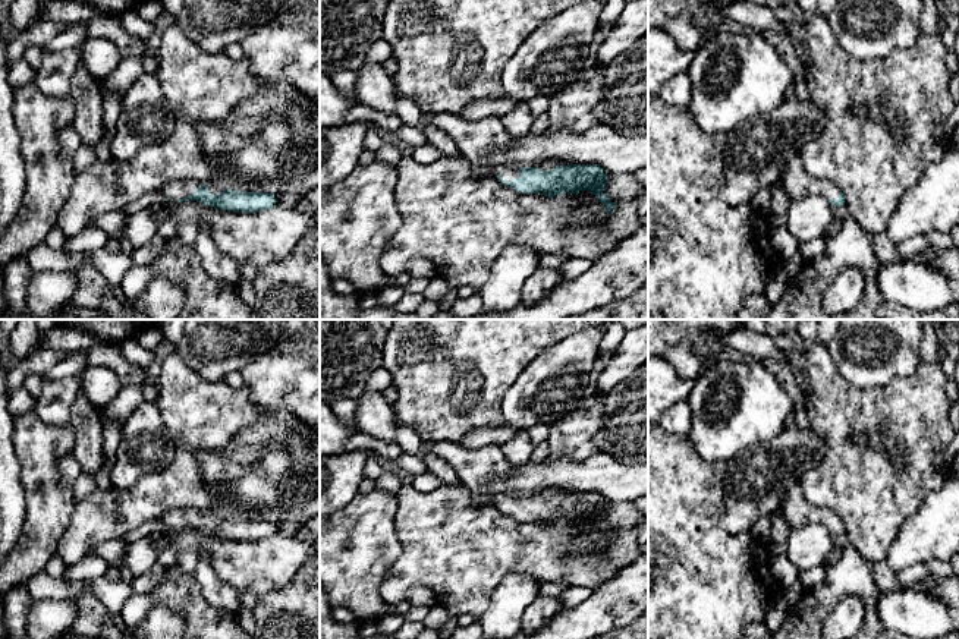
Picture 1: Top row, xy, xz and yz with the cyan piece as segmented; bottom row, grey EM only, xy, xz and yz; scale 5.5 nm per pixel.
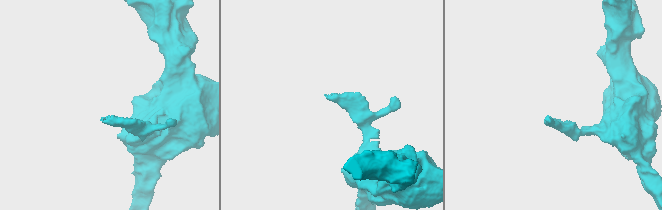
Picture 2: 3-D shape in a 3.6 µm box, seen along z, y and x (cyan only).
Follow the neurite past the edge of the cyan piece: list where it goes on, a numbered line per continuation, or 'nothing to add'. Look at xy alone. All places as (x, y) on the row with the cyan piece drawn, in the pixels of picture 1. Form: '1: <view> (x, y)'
1: xy (176, 189)

